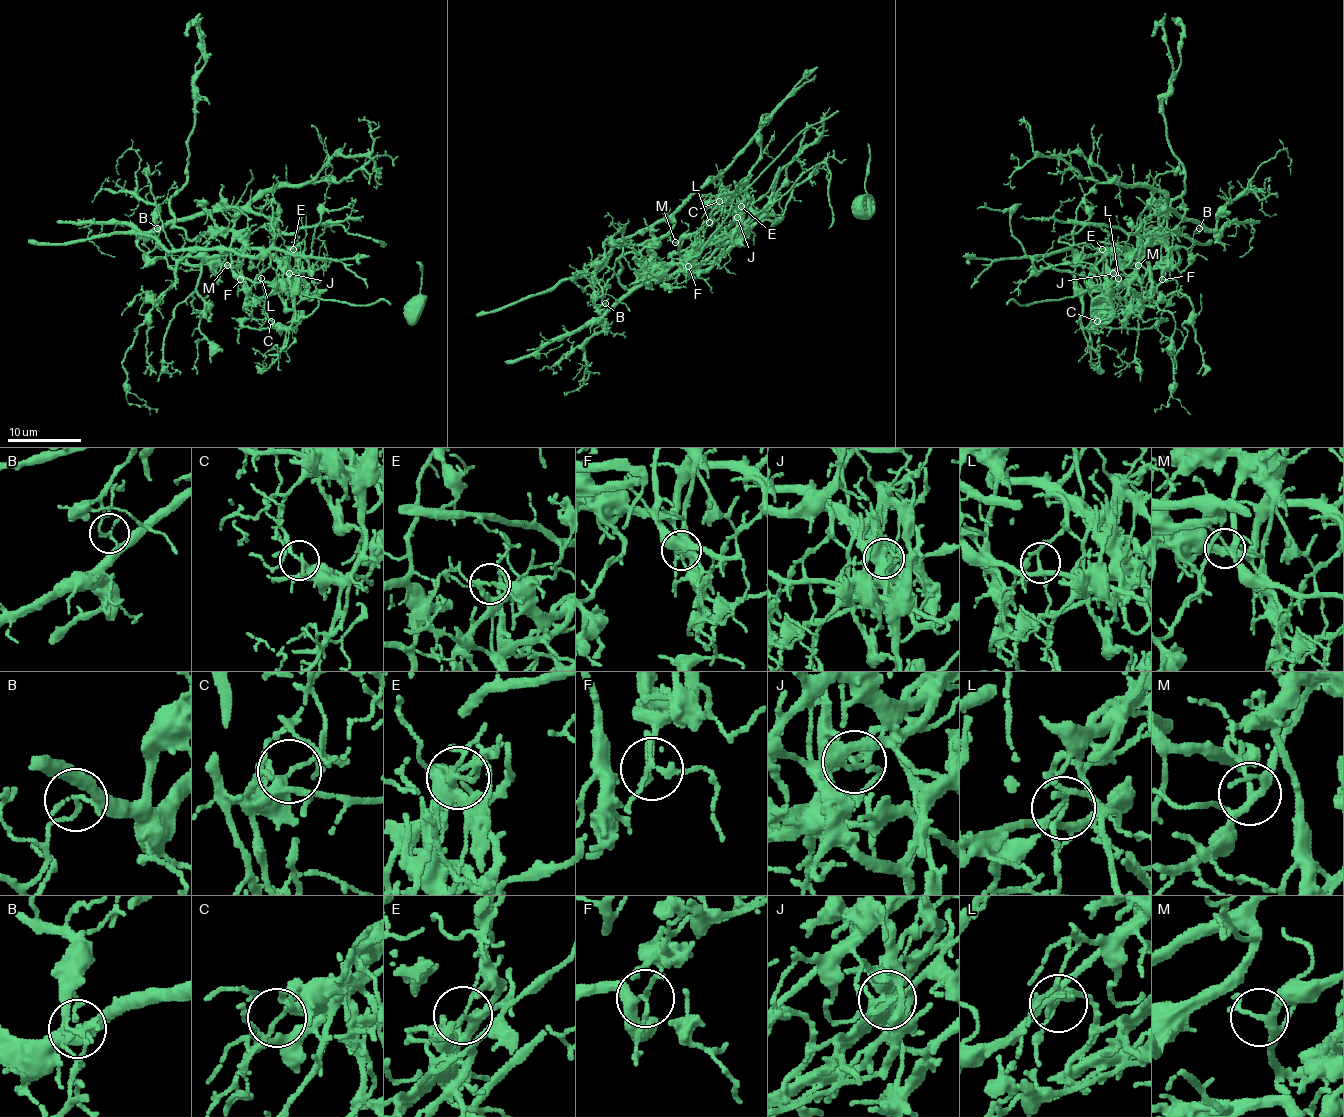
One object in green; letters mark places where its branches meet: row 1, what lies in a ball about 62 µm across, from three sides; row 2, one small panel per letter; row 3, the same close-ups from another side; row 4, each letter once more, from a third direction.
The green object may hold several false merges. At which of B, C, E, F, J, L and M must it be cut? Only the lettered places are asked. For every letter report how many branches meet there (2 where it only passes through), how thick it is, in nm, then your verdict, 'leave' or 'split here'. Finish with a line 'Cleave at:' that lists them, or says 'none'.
B: branches 3; calibre 120 nm; split here
C: branches 3; calibre 160 nm; split here
E: branches 2; calibre 200 nm; split here
F: branches 3; calibre 120 nm; leave
J: branches 4; calibre 300 nm; split here
L: branches 5; calibre 170 nm; split here
M: branches 5; calibre 200 nm; leave
Cleave at: B, C, E, J, L

